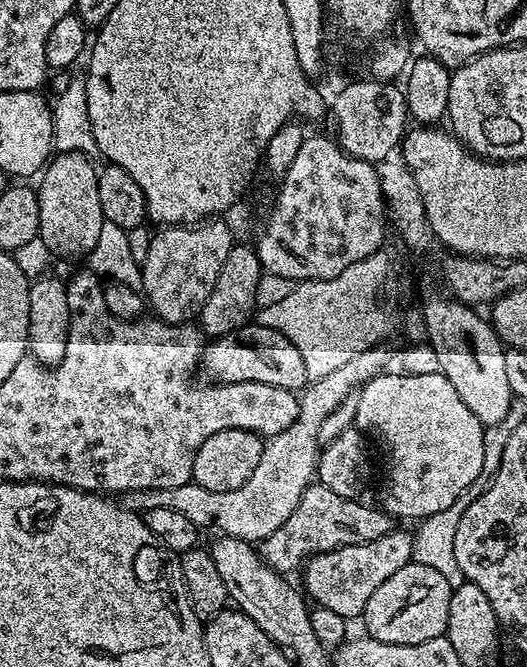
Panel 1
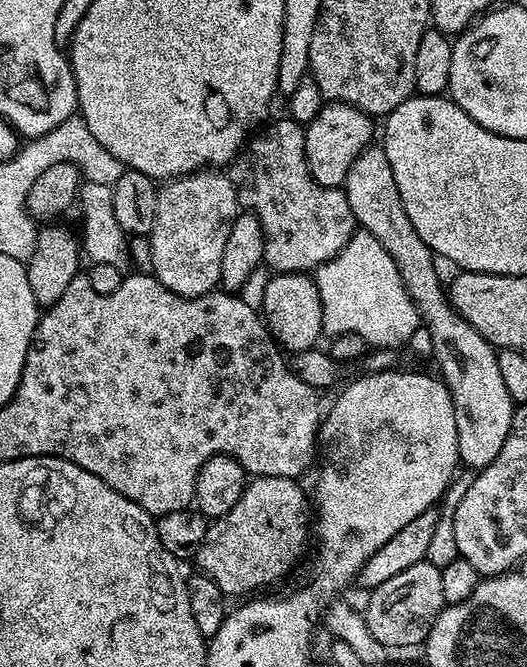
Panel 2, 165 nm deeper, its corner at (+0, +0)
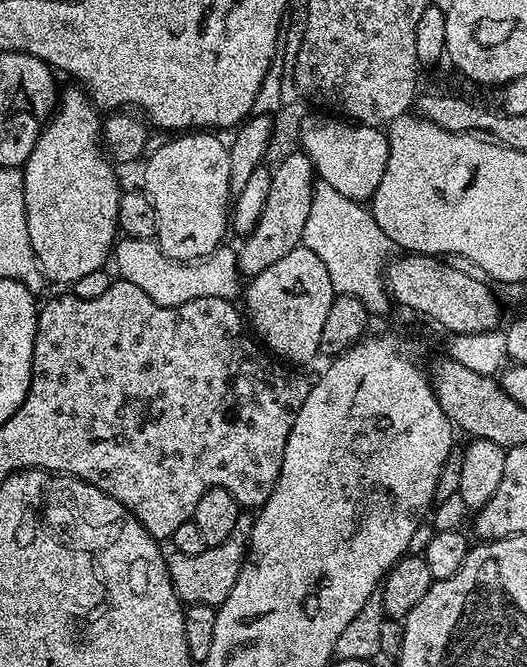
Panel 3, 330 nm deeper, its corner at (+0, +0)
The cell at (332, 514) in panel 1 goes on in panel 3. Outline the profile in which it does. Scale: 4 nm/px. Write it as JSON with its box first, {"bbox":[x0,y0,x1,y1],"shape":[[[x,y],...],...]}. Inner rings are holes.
{"bbox":[167,514,252,606],"shape":[[[242,514],[238,518],[238,526],[234,526],[234,534],[230,534],[230,538],[226,538],[226,542],[213,548],[208,547],[206,550],[202,550],[202,554],[191,556],[173,551],[167,557],[170,582],[180,601],[185,605],[211,604],[219,606],[228,597],[230,590],[234,590],[234,582],[238,578],[240,567],[244,565],[248,535],[252,533],[252,522],[251,515]]]}

